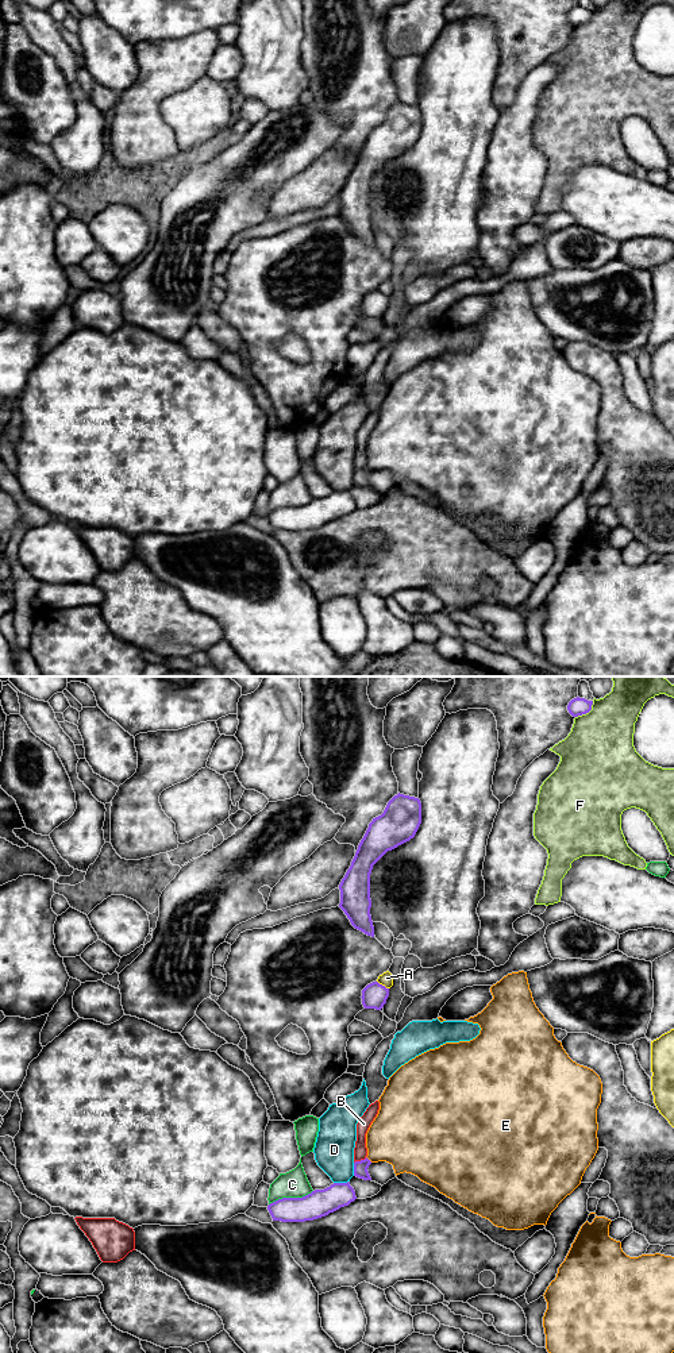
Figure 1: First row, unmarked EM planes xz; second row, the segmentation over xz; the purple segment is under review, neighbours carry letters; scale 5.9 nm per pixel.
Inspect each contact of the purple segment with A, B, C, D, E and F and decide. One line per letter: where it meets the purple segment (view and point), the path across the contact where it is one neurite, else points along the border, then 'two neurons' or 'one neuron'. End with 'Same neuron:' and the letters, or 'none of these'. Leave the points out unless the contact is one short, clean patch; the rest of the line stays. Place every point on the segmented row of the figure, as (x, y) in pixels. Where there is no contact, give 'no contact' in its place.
A: xz (381, 985) | two neurons
B: xz (361, 1160) | two neurons
C: xz (291, 1198) | two neurons
D: xz (341, 1183) | two neurons
E: xz (368, 1159) | along xz (366, 1156), (372, 1161) | two neurons
F: xz (586, 712) | two neurons
Same neuron: none of these

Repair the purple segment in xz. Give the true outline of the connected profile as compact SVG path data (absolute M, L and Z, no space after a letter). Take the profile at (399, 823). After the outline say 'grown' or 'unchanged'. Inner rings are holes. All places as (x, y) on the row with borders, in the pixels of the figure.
M397 794L384 813L369 824L355 856L339 884L340 903L351 925L374 937L370 916L370 874L373 866L388 852L415 837L421 824L419 798Z | unchanged

